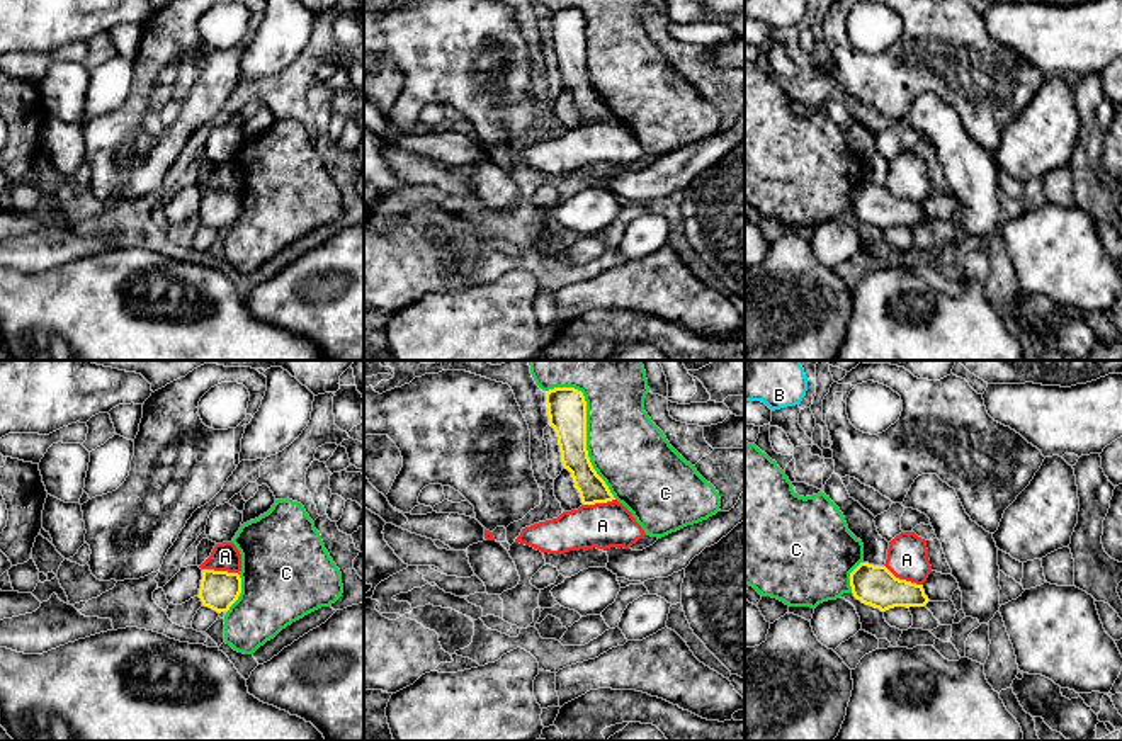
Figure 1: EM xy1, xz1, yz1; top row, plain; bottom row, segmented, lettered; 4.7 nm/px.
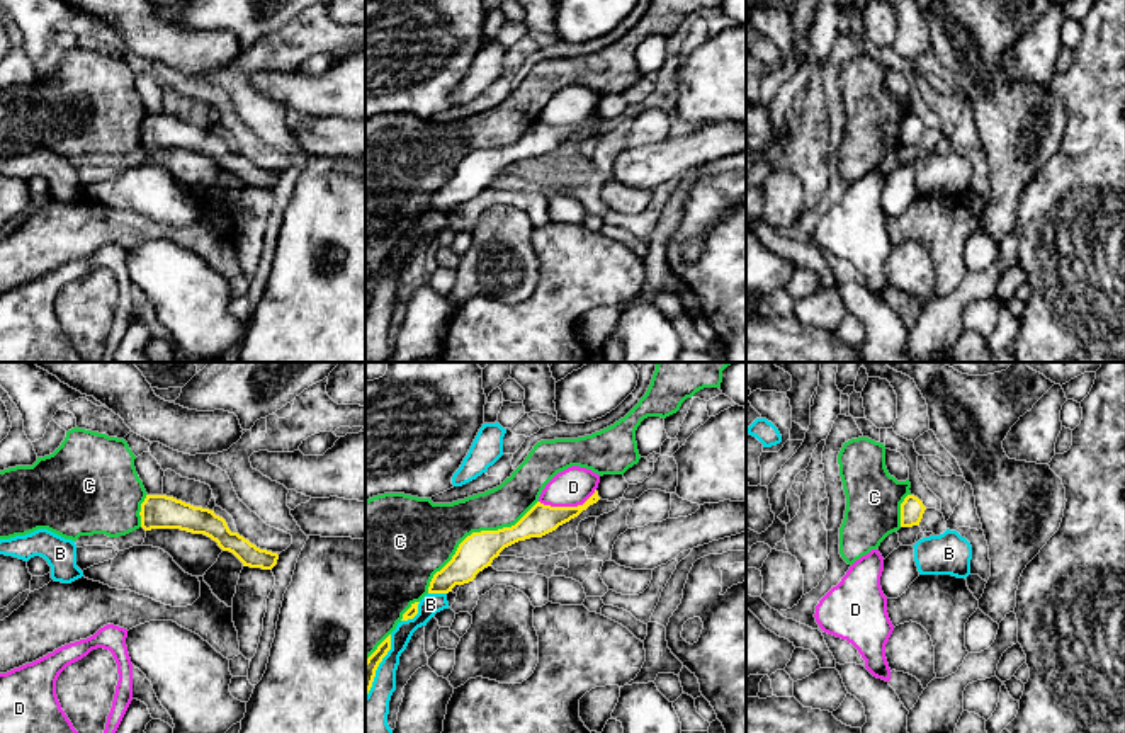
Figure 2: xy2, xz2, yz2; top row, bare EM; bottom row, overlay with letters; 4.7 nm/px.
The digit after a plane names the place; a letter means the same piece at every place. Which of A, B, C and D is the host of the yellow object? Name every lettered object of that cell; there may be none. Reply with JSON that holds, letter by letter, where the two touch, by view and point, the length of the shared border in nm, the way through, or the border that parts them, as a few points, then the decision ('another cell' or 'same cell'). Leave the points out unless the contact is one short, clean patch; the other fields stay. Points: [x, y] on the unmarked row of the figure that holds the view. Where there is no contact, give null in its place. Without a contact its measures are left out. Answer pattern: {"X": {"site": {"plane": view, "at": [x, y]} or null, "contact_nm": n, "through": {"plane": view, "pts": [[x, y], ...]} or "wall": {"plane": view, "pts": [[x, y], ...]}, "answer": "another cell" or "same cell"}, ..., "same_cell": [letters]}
{"A": {"site": {"plane": "yz1", "at": [903, 199]}, "contact_nm": 200, "wall": {"plane": "yz1", "pts": [[884, 184], [896, 196], [922, 204]]}, "answer": "another cell"}, "B": {"site": {"plane": "xz2", "at": [413, 235]}, "contact_nm": 130, "answer": "another cell"}, "C": {"site": {"plane": "xz1", "at": [585, 48]}, "contact_nm": 600, "answer": "another cell"}, "D": {"site": {"plane": "xz2", "at": [568, 126]}, "contact_nm": 280, "answer": "same cell"}, "same_cell": ["D"]}

